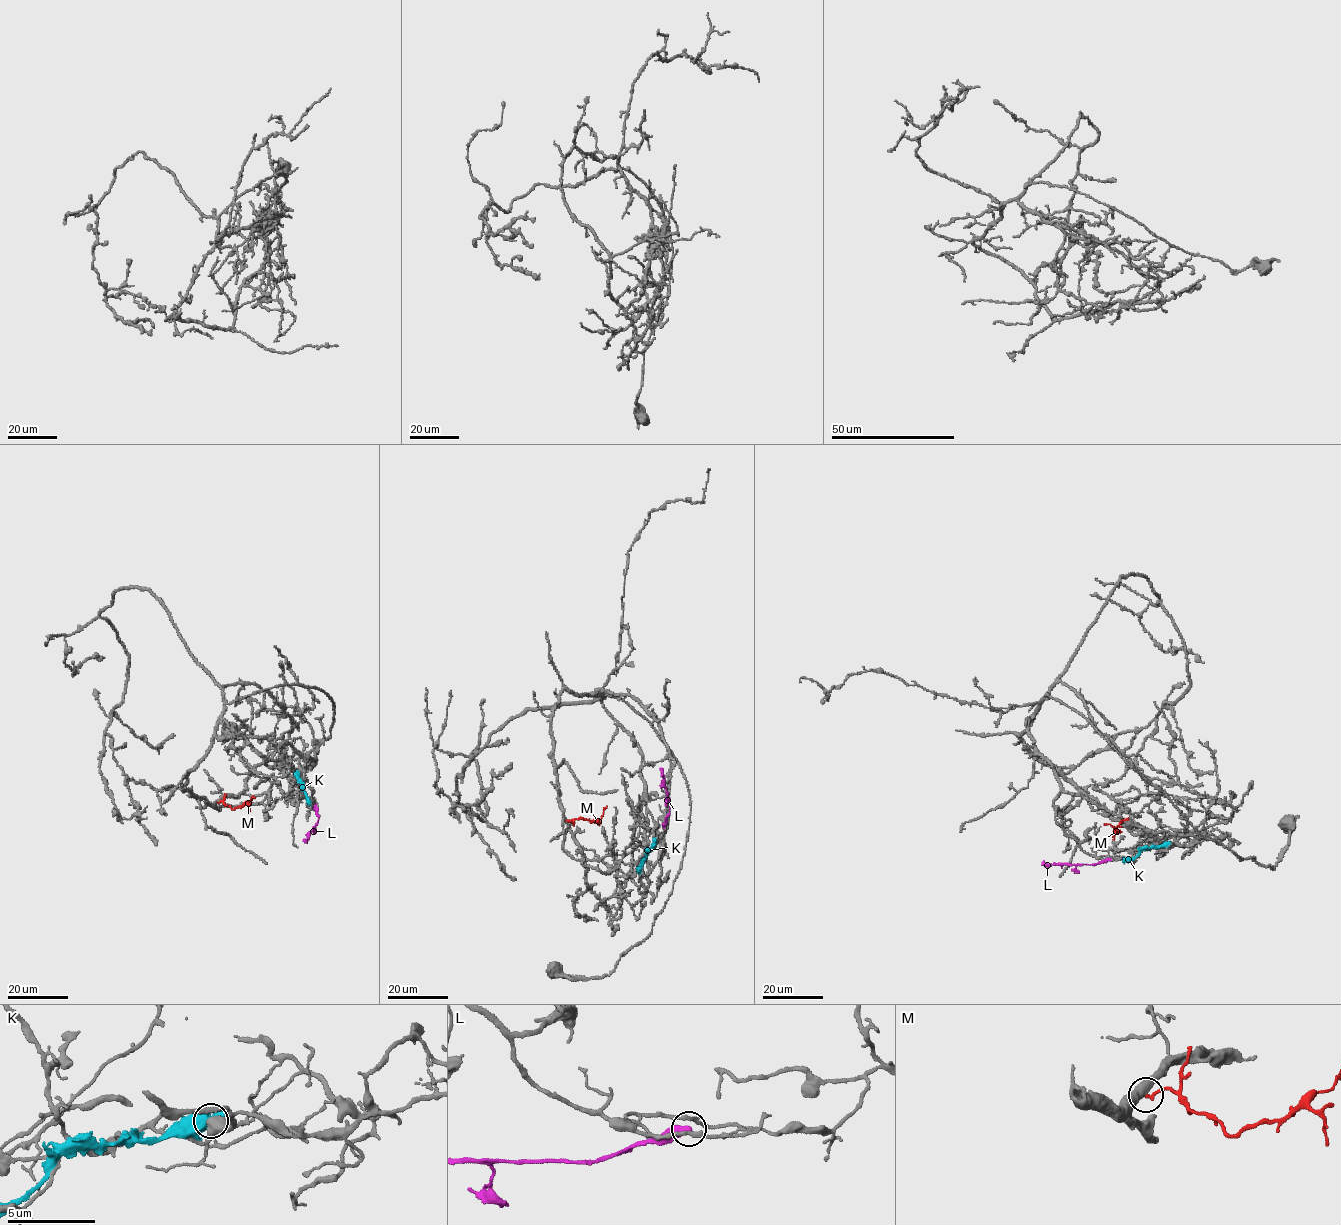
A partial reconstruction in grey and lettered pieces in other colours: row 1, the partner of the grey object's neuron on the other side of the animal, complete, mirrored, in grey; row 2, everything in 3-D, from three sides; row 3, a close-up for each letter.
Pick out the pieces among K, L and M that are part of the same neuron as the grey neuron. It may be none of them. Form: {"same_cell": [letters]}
{"same_cell": []}

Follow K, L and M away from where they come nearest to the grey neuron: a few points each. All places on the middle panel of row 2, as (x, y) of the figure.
K: (638, 871), (646, 852), (656, 840)
L: (664, 826), (670, 799), (659, 767)
M: (566, 820), (583, 818), (599, 824), (607, 806)

